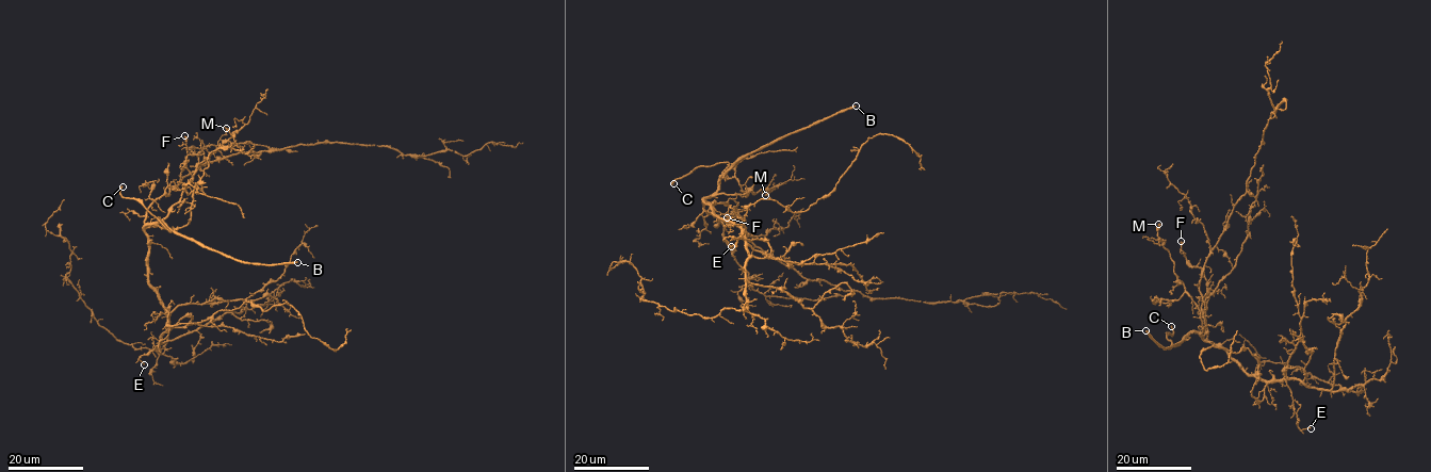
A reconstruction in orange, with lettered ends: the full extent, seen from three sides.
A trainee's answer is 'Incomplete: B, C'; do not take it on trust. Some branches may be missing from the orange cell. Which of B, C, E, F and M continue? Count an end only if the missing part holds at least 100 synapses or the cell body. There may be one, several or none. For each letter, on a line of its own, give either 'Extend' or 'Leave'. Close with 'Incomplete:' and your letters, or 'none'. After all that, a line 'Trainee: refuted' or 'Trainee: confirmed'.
B: Extend
C: Extend
E: Leave
F: Leave
M: Leave
Incomplete: B, C
Trainee: confirmed

